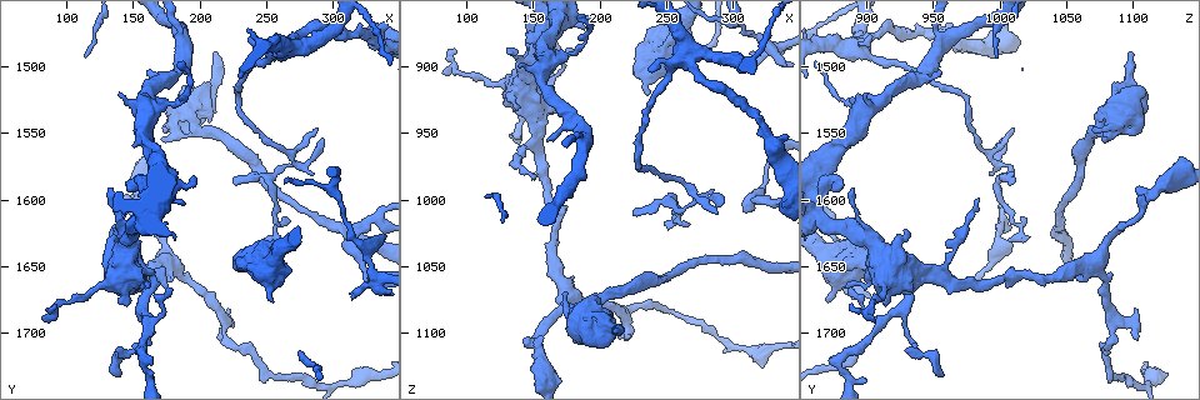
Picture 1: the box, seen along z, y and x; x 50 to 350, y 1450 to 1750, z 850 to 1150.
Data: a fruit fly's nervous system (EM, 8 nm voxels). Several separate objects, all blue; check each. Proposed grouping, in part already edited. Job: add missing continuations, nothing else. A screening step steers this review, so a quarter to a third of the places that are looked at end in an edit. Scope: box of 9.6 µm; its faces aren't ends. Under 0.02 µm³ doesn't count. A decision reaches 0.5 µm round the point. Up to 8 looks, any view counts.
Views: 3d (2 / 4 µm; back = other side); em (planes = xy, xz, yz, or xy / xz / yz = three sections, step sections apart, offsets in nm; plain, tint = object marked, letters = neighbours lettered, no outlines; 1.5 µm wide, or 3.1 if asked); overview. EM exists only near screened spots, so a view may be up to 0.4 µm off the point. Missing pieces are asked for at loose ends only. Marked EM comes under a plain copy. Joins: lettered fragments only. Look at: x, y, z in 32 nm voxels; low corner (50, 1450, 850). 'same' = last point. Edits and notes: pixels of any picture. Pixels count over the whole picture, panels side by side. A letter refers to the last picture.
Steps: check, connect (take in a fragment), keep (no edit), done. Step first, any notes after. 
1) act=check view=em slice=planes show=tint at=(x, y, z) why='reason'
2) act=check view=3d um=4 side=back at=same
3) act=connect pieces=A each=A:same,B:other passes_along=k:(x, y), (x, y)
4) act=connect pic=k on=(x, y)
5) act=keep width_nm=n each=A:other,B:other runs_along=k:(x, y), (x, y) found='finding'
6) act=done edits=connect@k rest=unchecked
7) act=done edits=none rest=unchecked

act=check view=3d um=4 at=(170, 1552, 1074) why='thick end'

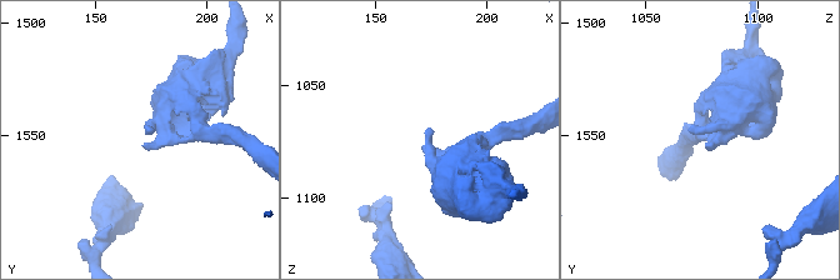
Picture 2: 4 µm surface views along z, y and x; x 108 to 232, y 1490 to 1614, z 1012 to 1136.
act=check view=em slice=planes show=tint at=(173, 1555, 1077)

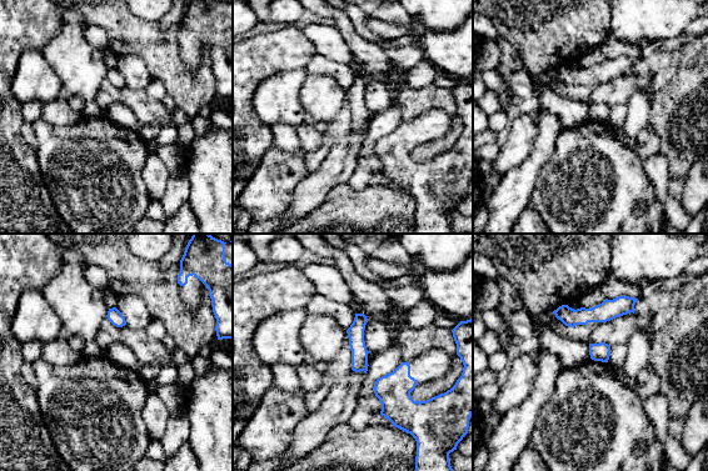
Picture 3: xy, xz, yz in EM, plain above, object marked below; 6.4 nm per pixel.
act=check view=em slice=planes show=letters at=same why='what lies round it'

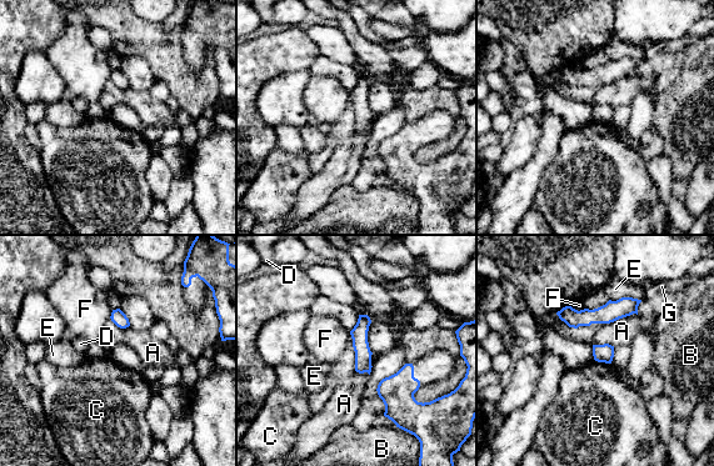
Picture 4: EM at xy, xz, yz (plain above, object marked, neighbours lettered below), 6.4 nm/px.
act=keep each=A:other,B:other,C:other,D:other,E:other,F:other,G:other found='none of them fits'

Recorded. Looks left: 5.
act=check view=3d um=4 at=(212, 1490, 1100) why='branch stops here'

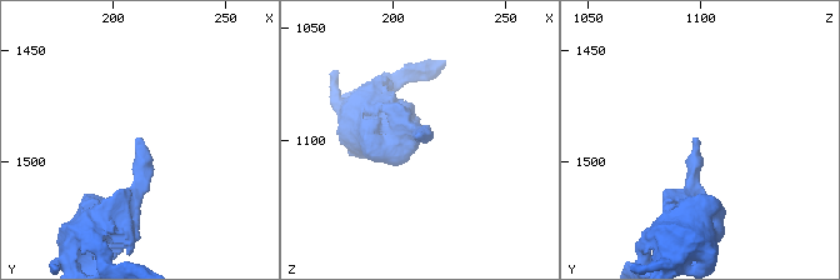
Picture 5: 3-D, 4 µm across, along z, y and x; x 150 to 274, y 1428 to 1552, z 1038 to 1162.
act=check view=em slice=planes show=tint at=(211, 1490, 1099) why='now the EM'

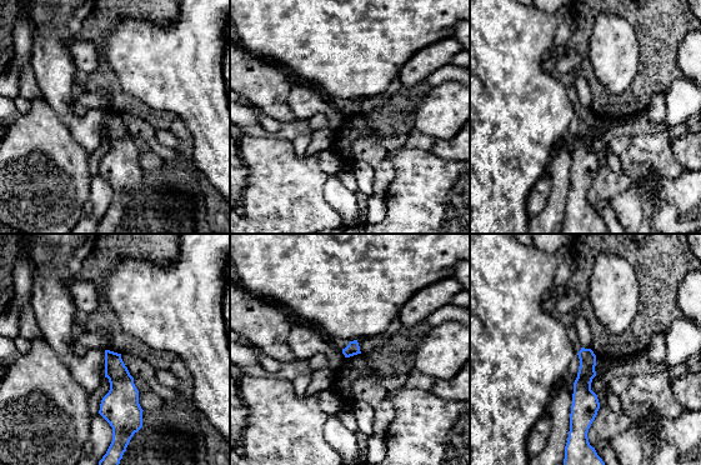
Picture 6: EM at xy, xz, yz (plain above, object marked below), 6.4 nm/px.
act=check view=em slice=planes show=letters at=same

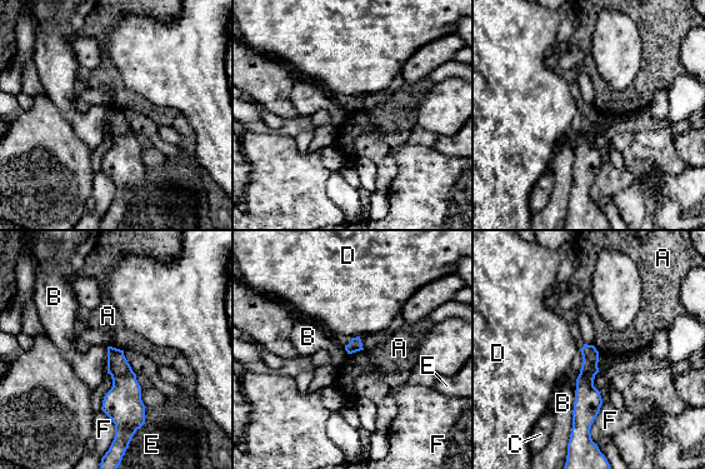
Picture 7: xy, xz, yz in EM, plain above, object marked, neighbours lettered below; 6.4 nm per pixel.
act=keep each=A:other,B:other,C:other,D:other,E:other,F:other border=7:(363, 349), (349, 354) found='no lettered fragment goes on from it'

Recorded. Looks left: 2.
act=check view=em slice=xy step=8 show=letters at=(162, 1736, 898) why='free end'

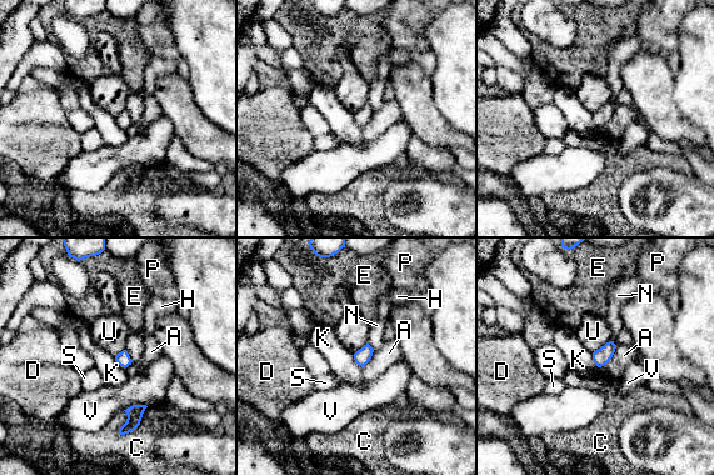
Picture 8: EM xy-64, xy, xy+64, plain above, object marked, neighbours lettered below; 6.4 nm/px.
act=check view=em slice=planes show=letters at=same

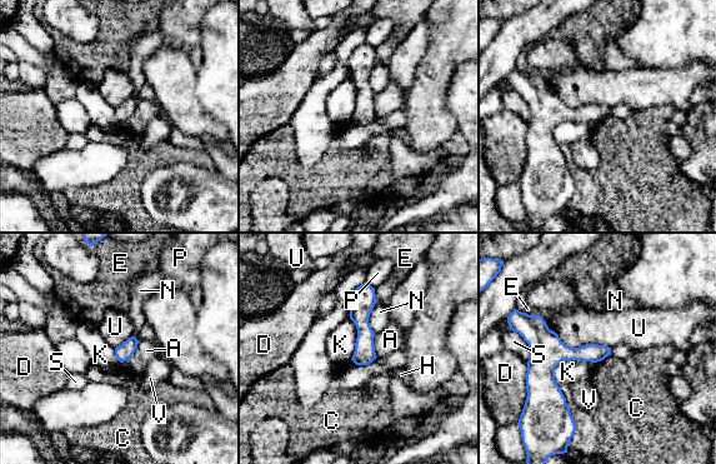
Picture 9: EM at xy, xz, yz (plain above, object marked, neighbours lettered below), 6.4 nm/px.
act=keep width_nm=110 each=A:other,C:other,D:other,E:other,H:other,K:other,N:other,P:other,S:other,U:other,V:other runs_along=9:(526, 334), (570, 422) found='no lettered fragment goes on from it'

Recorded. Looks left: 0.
act=done edits=none rest=unchecked

